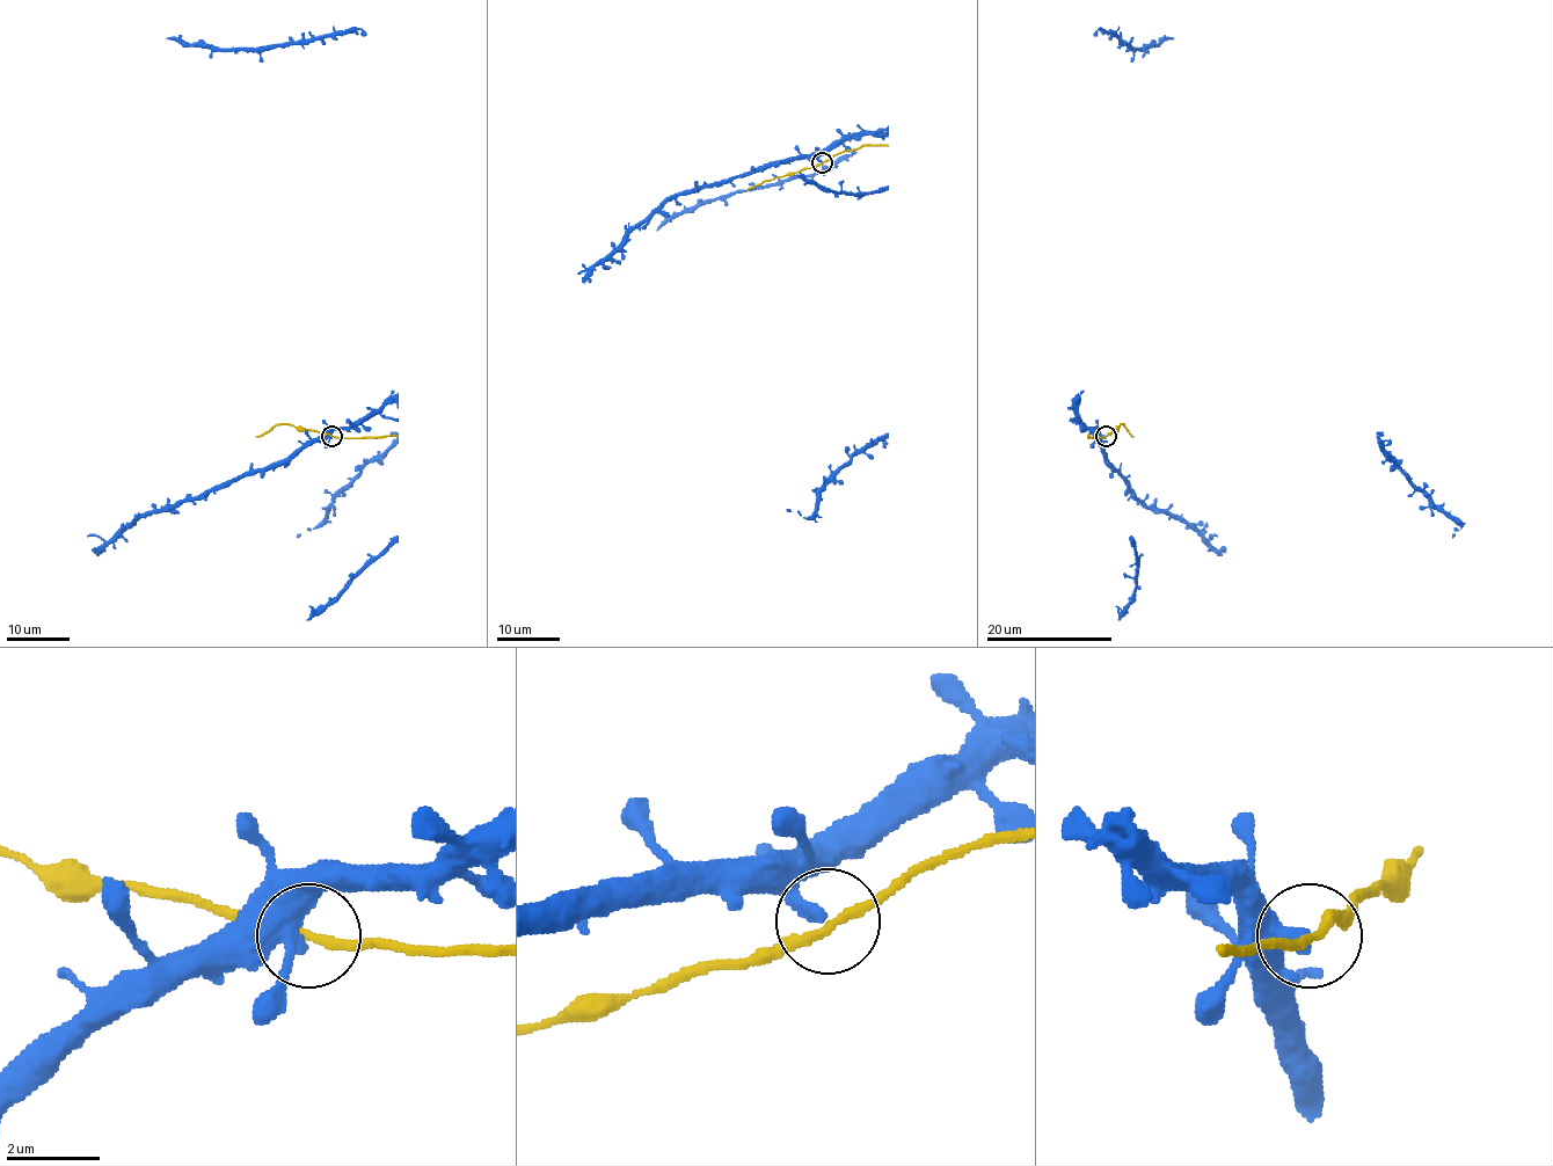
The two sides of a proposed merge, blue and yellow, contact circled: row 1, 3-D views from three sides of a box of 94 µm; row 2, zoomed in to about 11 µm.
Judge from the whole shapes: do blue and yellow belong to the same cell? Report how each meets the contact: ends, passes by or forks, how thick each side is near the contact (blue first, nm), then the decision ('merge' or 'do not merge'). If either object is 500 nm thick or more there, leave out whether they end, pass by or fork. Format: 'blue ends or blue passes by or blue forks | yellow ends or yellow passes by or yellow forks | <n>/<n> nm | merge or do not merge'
blue ends | yellow passes by | 320/190 nm | merge

